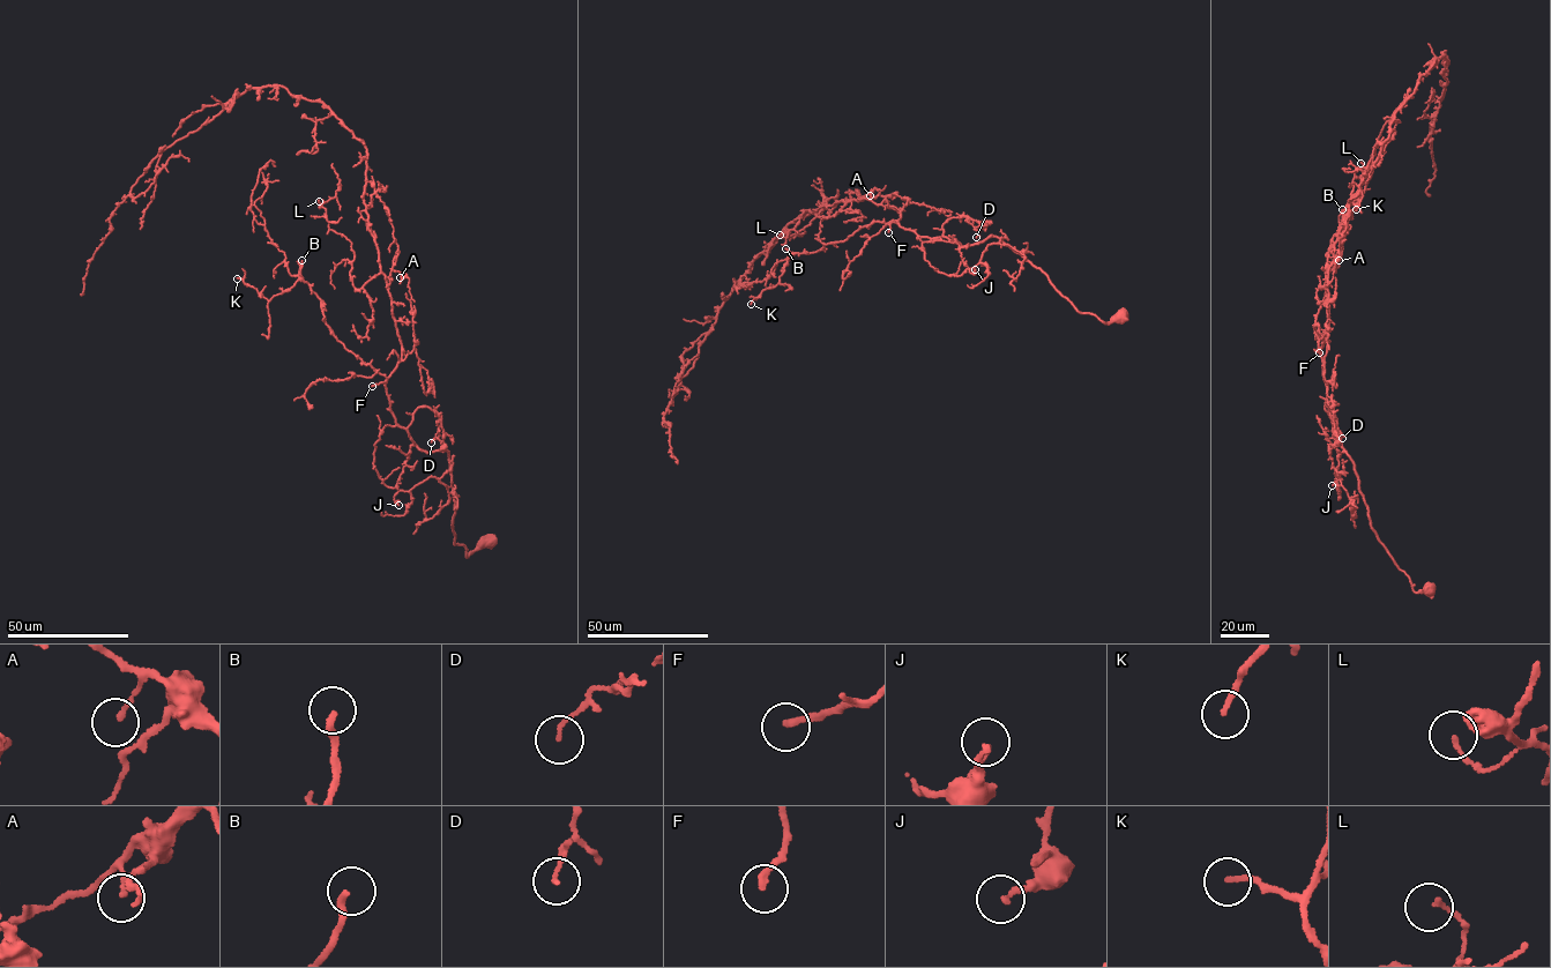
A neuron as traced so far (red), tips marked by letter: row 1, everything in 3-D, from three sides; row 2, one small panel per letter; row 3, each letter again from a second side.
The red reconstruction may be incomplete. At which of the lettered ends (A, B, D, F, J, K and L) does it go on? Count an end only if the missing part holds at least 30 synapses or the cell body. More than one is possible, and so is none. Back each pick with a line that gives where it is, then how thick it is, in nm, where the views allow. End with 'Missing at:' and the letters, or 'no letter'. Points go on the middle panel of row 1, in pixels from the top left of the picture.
B: Place: (785, 248). Thickness 220 nm
K: Place: (751, 304). Thickness 160 nm
Missing at: B, K

